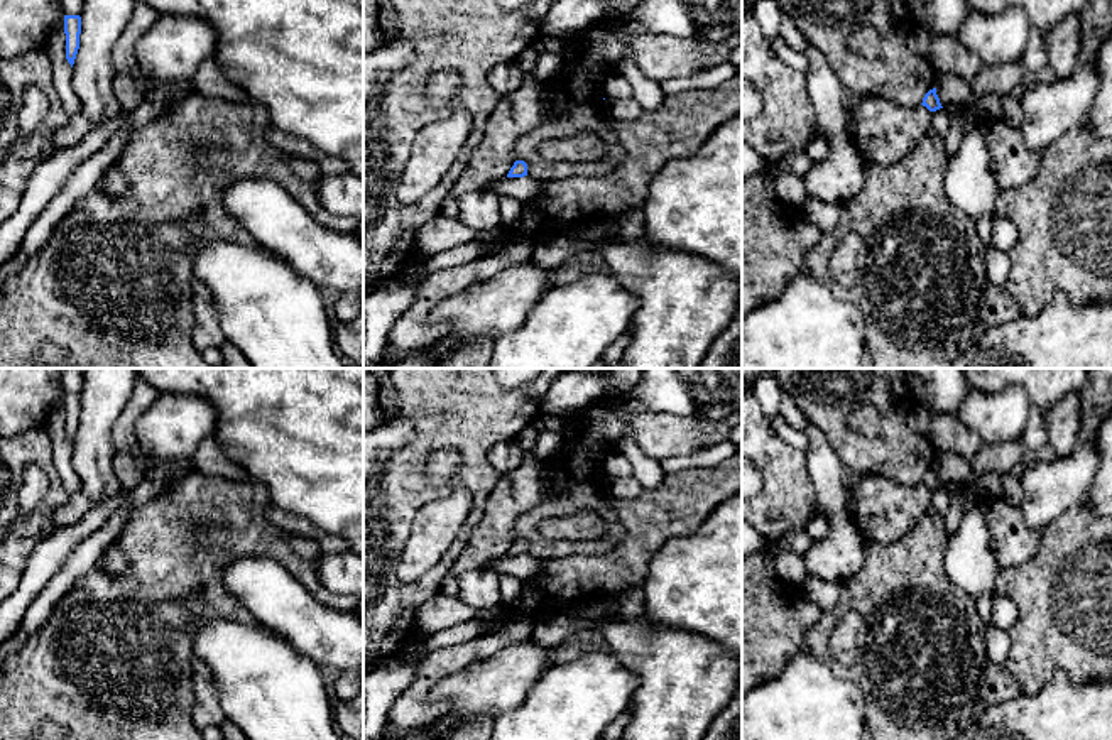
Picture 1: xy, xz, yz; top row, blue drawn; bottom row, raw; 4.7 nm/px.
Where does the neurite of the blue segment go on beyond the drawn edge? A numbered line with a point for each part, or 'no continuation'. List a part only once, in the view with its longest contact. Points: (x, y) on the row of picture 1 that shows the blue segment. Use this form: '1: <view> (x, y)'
no continuation

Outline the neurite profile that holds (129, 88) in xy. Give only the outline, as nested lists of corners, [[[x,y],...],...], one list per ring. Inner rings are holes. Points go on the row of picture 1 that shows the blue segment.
[[[139,68],[115,74],[113,93],[123,112],[130,112],[144,101],[147,81]]]

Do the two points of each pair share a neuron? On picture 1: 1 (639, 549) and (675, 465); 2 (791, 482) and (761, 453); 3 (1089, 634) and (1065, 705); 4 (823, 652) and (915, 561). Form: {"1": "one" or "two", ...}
{"1": "two", "2": "one", "3": "two", "4": "one"}

